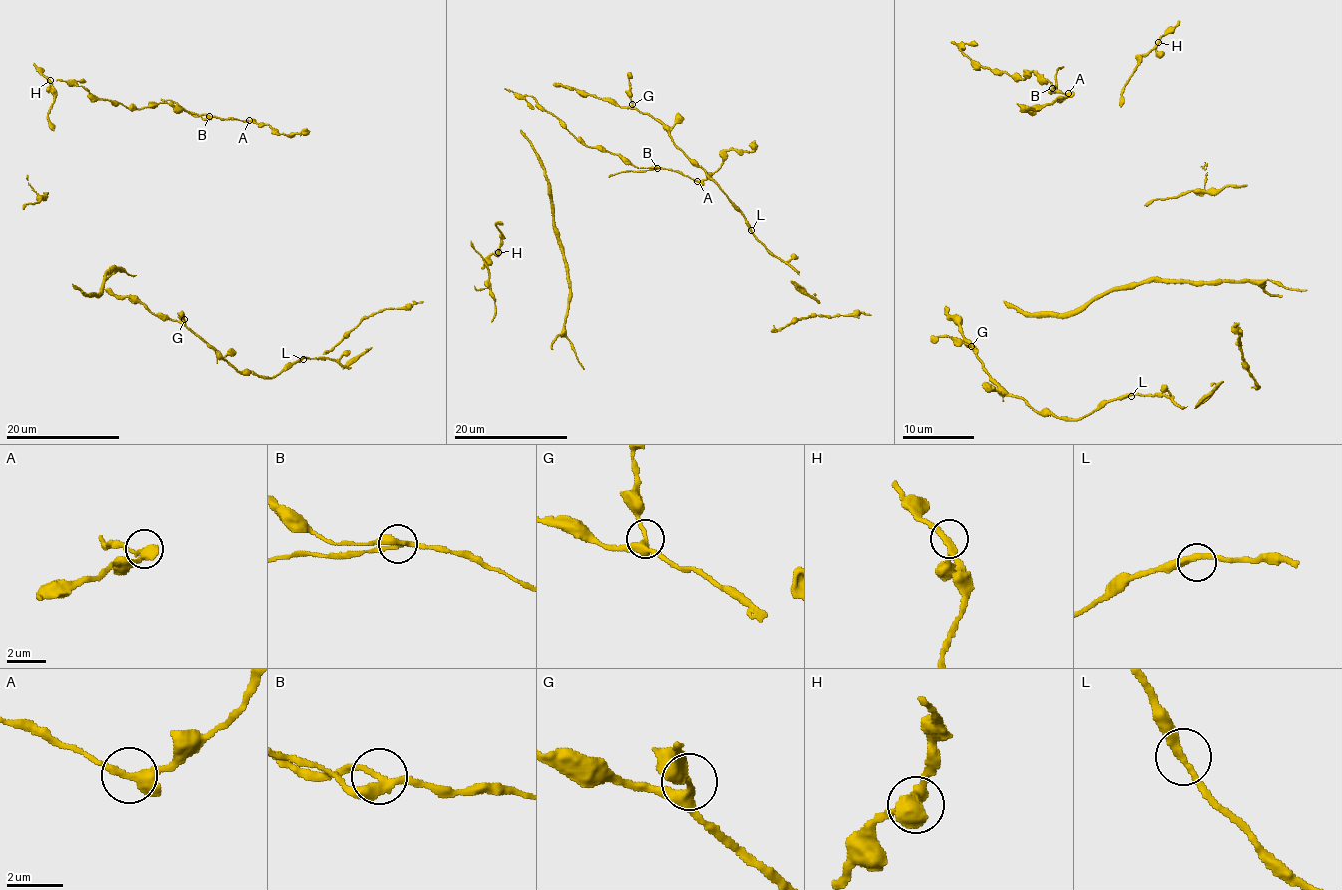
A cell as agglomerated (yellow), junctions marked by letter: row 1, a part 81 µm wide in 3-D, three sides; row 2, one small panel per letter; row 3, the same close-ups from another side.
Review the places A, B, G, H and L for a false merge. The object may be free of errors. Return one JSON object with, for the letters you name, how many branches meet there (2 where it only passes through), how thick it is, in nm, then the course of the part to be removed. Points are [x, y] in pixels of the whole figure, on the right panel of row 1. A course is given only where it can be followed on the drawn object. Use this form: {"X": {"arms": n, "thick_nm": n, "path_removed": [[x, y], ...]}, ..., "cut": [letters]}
{"B": {"arms": 3, "thick_nm": 300, "path_removed": [[1052, 87], [1056, 87], [1056, 73], [1063, 66]]}, "cut": ["B"]}

